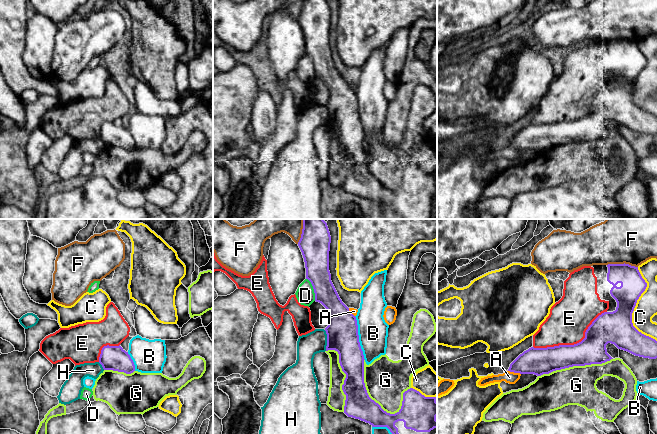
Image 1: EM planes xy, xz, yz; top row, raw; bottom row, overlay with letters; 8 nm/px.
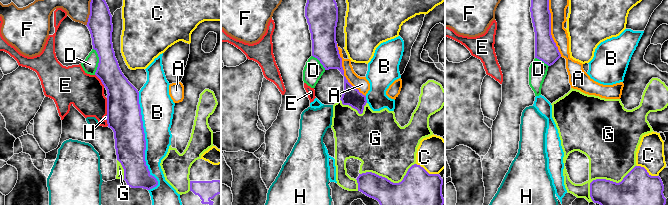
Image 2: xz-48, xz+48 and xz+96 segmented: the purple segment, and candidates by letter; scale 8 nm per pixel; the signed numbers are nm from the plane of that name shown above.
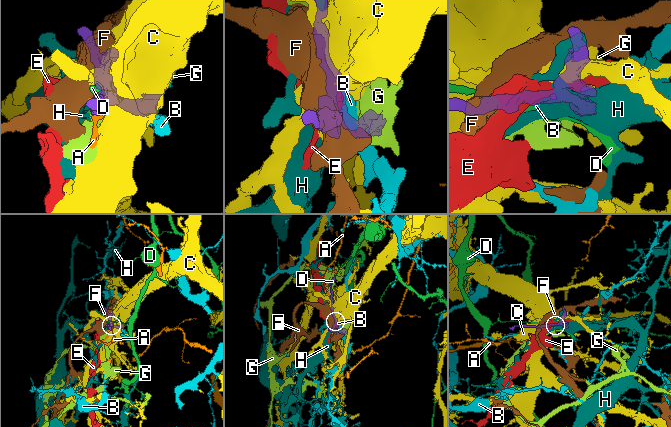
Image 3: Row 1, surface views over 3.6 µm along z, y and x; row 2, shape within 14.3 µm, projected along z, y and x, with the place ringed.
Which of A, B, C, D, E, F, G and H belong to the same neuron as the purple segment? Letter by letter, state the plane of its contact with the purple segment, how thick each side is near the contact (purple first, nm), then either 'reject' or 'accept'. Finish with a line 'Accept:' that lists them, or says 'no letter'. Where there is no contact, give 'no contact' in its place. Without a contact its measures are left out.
A: yz | 220/100 nm | reject
B: xz | 260/240 nm | reject
C: yz | 260/180 nm | reject
D: xz | 200/150 nm | reject
E: yz | 220/320 nm | reject
F: yz | 190/440 nm | reject
G: xz | 220/340 nm | reject
H: xz | 260/180 nm | reject
Accept: no letter

